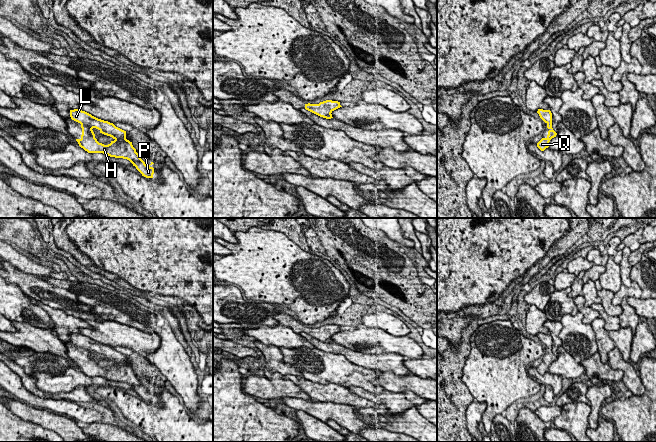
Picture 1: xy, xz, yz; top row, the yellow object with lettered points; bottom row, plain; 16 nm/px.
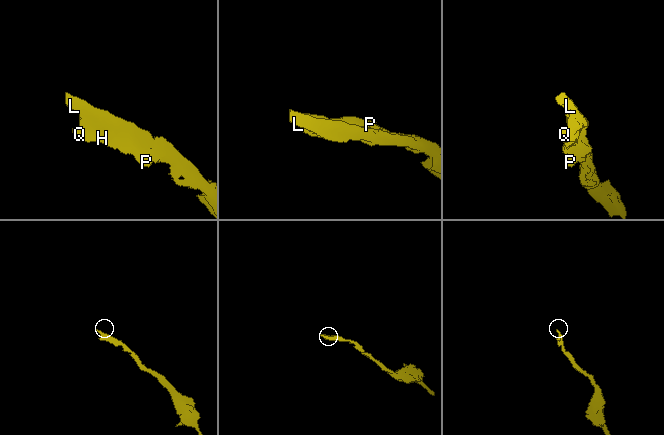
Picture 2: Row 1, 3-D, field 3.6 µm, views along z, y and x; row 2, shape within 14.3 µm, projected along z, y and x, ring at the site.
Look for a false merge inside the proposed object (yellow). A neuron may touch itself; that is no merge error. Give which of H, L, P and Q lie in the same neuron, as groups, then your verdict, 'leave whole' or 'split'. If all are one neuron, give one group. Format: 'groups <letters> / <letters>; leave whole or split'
groups H L P Q; leave whole

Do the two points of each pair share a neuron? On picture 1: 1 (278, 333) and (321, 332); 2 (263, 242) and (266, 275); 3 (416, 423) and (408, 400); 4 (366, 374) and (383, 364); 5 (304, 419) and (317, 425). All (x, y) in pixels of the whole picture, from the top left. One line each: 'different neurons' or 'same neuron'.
1: different neurons
2: same neuron
3: different neurons
4: different neurons
5: same neuron

